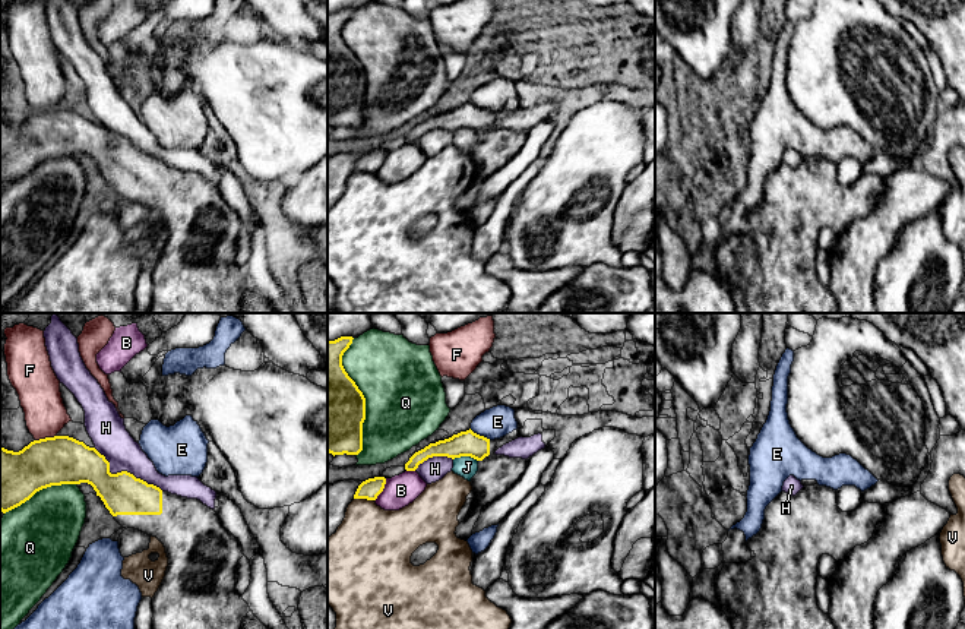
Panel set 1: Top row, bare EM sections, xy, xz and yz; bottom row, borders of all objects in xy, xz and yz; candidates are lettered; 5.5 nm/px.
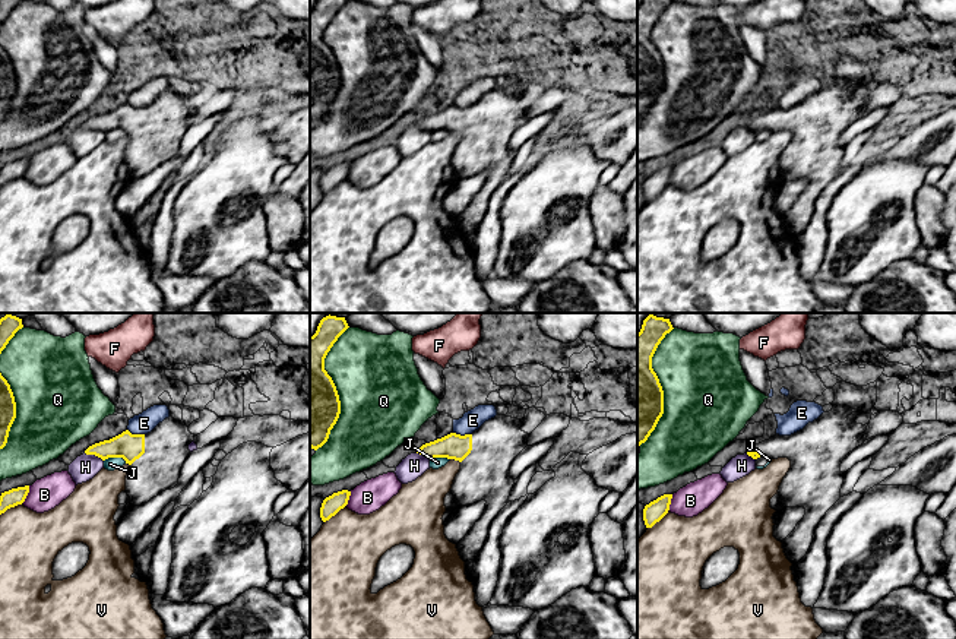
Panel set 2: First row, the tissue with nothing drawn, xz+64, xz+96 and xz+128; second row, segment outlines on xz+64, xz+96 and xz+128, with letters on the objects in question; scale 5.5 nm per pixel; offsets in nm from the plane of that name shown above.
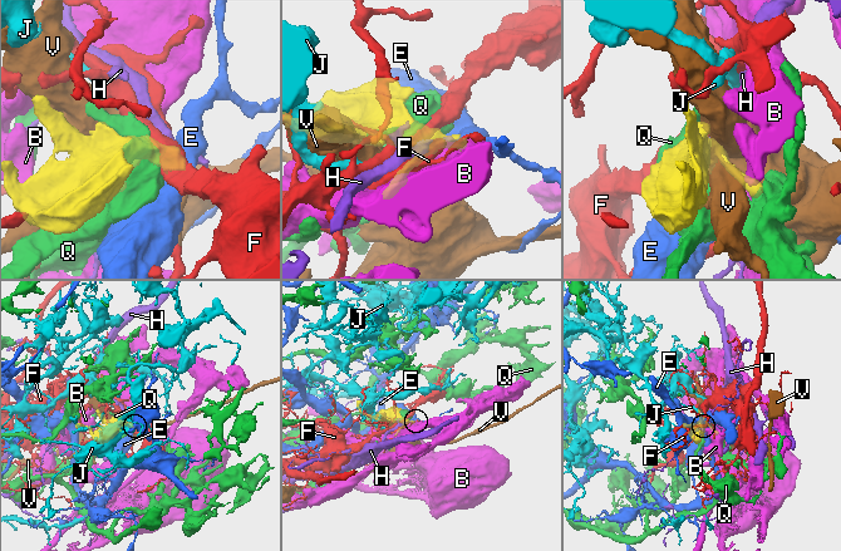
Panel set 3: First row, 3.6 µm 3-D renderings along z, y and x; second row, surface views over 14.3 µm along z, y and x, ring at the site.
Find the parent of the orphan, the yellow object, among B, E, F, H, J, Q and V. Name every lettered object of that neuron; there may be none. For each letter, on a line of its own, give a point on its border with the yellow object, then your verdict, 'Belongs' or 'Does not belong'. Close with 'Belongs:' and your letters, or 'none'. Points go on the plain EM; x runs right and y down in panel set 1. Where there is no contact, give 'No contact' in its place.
B: Touches yellow at xz (382, 163). Does not belong
E: Touches yellow at xz (478, 107). Does not belong
F: Touches yellow at xy (46, 110). Does not belong
H: Touches yellow at xy (125, 144). Does not belong
J: Touches yellow at xz (465, 127). Does not belong
Q: Touches yellow at xz (363, 69). Does not belong
V: Touches yellow at xz (364, 170). Does not belong
Belongs: none

